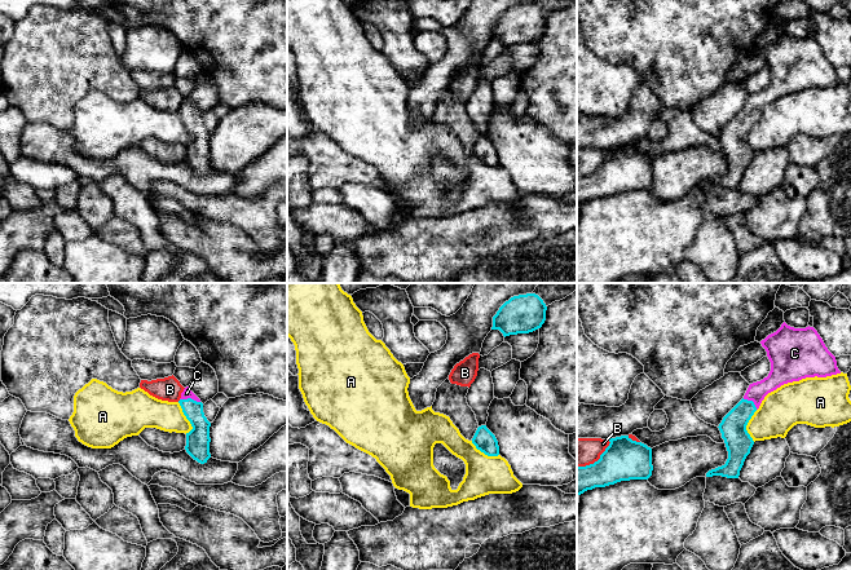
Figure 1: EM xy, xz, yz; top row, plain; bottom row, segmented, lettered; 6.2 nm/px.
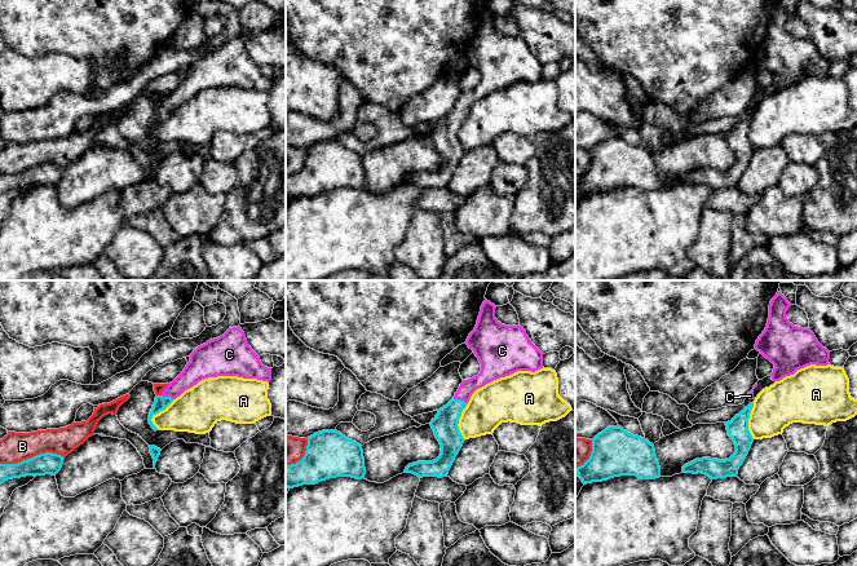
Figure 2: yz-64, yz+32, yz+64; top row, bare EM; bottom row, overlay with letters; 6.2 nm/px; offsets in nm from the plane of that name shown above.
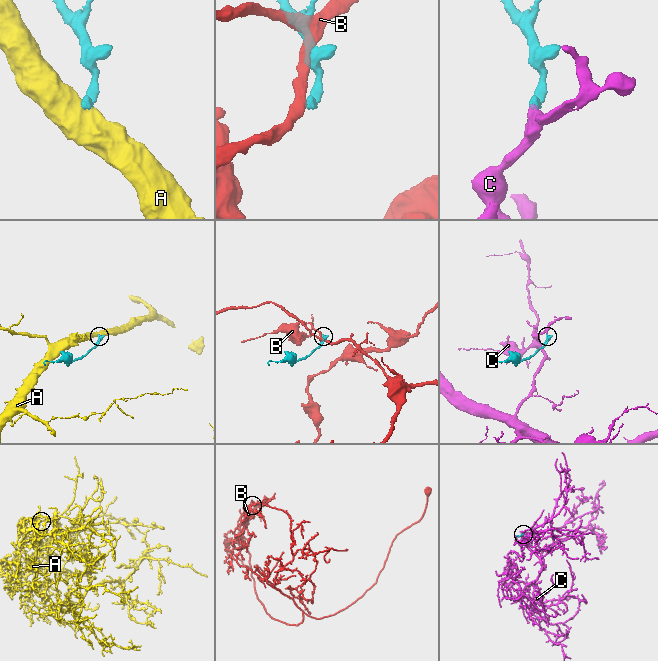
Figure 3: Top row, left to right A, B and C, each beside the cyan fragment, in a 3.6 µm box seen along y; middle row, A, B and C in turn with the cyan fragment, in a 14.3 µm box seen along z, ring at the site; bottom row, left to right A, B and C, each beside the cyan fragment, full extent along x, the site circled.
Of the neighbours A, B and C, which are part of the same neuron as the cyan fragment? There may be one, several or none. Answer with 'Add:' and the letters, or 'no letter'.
Add: C

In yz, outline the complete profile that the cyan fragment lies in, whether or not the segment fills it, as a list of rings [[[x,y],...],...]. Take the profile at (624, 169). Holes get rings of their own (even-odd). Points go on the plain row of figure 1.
[[[629,146],[608,150],[610,154],[600,169],[586,177],[577,177],[577,206],[595,198],[621,191],[648,190],[652,186],[652,159]]]

